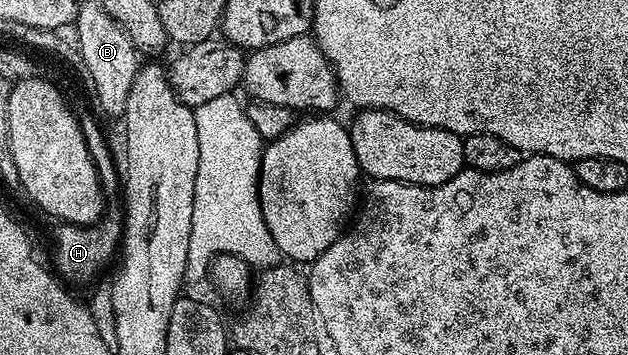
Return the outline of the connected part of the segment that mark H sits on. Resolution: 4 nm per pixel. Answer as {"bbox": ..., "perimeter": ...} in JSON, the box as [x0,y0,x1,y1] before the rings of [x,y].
{"bbox":[50,106,126,283],"perimeter":[[[77,106],[78,126],[84,135],[88,155],[96,167],[98,183],[105,198],[101,217],[90,225],[73,225],[67,221],[55,224],[54,238],[50,241],[50,261],[53,272],[65,282],[84,283],[94,278],[110,260],[115,260],[122,243],[122,232],[126,229],[124,208],[124,185],[120,180],[120,165],[114,162],[114,153],[106,142],[106,133],[100,122],[94,118],[95,110],[88,106]]]}

